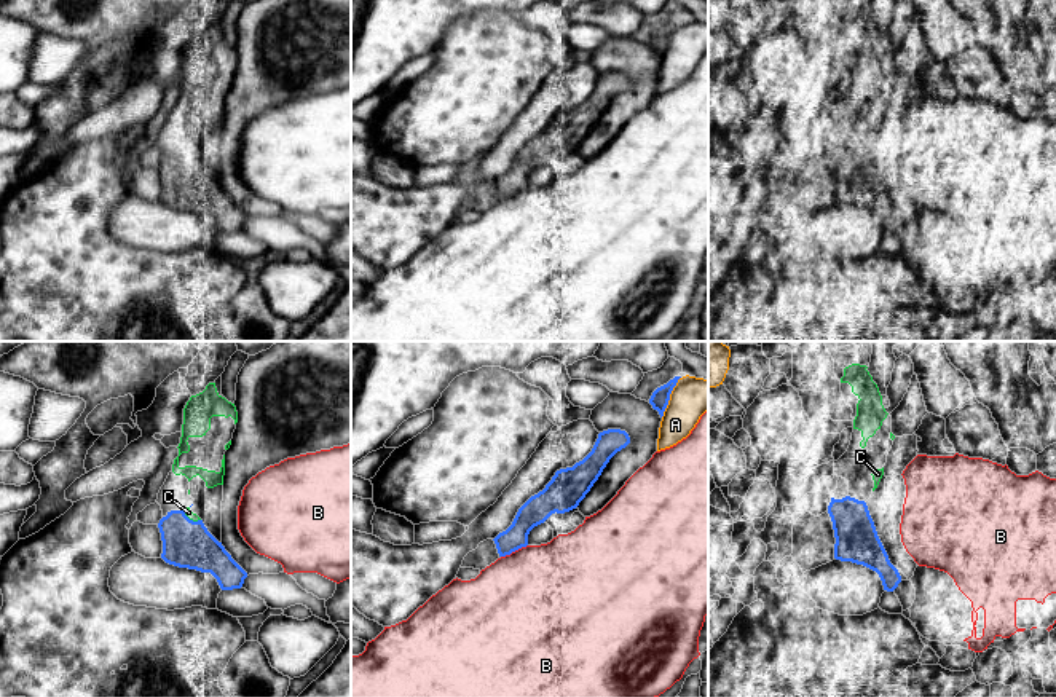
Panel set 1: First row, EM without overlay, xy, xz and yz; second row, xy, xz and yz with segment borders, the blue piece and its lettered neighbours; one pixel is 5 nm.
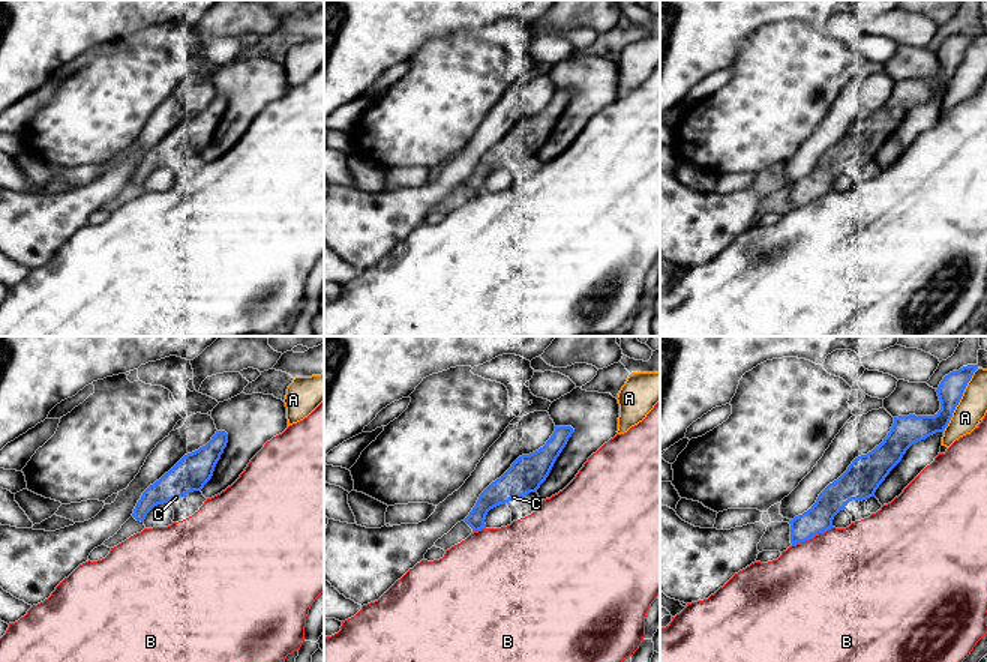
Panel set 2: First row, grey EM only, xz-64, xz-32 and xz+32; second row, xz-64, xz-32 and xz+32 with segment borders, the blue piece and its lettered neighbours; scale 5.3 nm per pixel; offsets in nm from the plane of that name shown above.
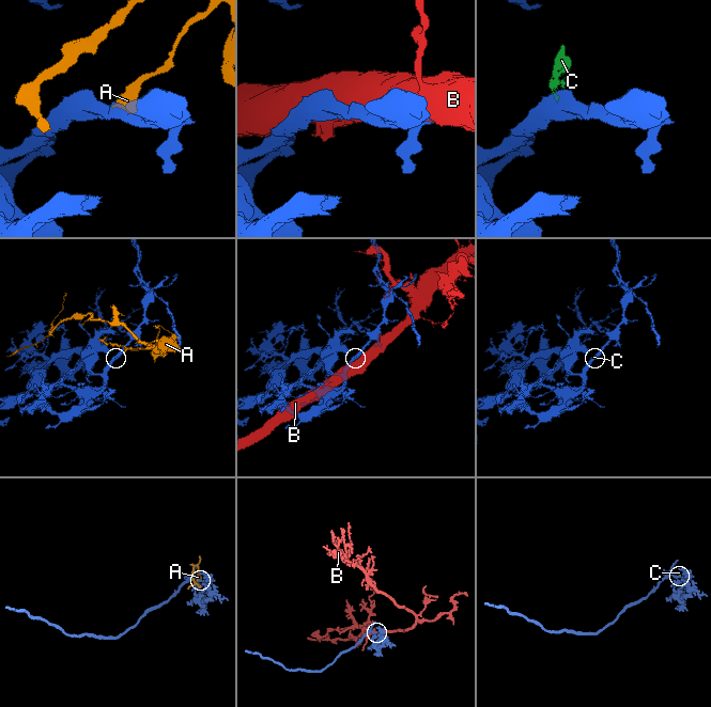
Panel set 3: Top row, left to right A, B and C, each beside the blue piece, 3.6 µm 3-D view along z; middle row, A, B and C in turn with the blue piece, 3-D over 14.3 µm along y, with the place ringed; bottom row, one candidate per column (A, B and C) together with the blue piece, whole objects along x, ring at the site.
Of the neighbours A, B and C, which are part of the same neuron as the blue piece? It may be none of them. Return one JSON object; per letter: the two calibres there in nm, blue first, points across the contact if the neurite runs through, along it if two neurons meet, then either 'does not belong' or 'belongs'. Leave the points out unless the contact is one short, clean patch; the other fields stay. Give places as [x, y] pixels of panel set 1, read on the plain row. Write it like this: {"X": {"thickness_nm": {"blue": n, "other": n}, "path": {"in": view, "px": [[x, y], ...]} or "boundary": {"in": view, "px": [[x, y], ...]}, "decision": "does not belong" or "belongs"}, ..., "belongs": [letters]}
{"A": {"thickness_nm": {"blue": 90, "other": 200}, "boundary": {"in": "xz", "px": [[680, 19], [661, 59]]}, "decision": "does not belong"}, "B": {"thickness_nm": {"blue": 140, "other": 500}, "decision": "does not belong"}, "C": {"thickness_nm": {"blue": 240, "other": 40}, "decision": "belongs"}, "belongs": ["C"]}

